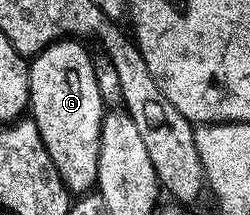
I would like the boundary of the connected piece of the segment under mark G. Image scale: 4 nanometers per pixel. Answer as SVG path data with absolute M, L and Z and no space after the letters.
M76 38L57 40L55 44L51 44L50 47L42 49L39 54L31 57L28 66L30 119L38 126L38 134L50 154L50 162L54 162L62 182L72 194L88 194L96 188L98 146L106 111L102 94L98 94L98 81L94 79L92 56L80 44L83 43Z

